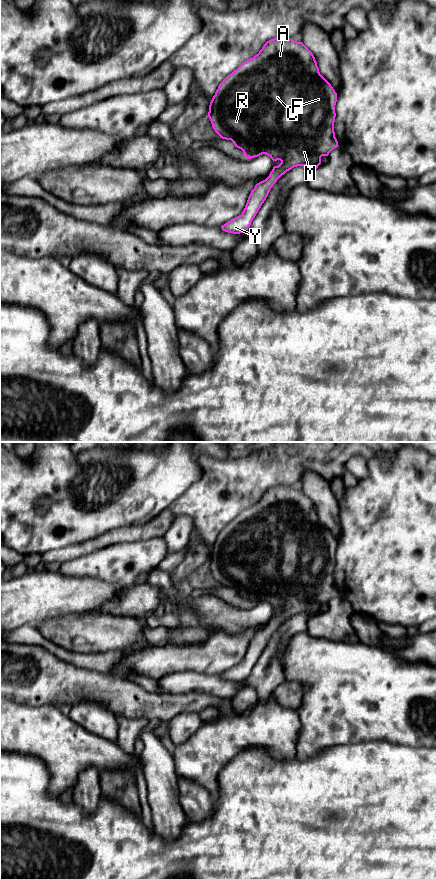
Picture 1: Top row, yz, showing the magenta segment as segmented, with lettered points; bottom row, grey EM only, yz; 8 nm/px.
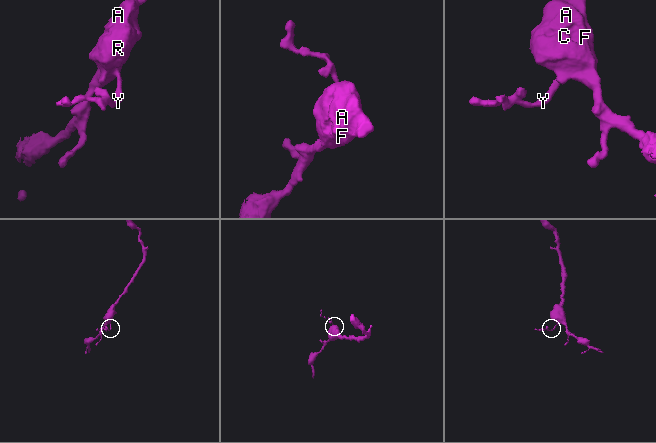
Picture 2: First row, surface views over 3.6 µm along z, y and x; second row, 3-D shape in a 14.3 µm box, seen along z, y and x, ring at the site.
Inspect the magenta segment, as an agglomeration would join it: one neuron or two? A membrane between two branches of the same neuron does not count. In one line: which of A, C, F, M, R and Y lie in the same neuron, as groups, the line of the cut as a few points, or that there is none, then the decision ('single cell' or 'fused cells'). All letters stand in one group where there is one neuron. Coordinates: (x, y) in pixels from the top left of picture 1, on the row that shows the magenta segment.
A C F M R Y; no cut; single cell

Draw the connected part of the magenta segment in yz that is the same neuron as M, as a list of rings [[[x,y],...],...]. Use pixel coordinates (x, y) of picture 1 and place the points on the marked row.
[[[285,36],[267,41],[258,54],[239,65],[219,84],[208,112],[214,131],[220,138],[231,140],[248,159],[266,154],[273,162],[281,161],[278,166],[273,167],[265,180],[255,185],[242,214],[221,226],[223,231],[240,234],[248,230],[271,188],[282,175],[297,166],[307,166],[309,171],[317,169],[321,164],[321,157],[328,156],[339,146],[334,132],[336,102],[337,93],[320,74],[312,52],[302,42]]]

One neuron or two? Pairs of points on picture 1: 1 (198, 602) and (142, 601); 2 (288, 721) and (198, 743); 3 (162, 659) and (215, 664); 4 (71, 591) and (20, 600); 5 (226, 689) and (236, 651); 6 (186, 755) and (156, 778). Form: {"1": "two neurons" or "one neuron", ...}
{"1": "one neuron", "2": "one neuron", "3": "one neuron", "4": "one neuron", "5": "two neurons", "6": "two neurons"}

